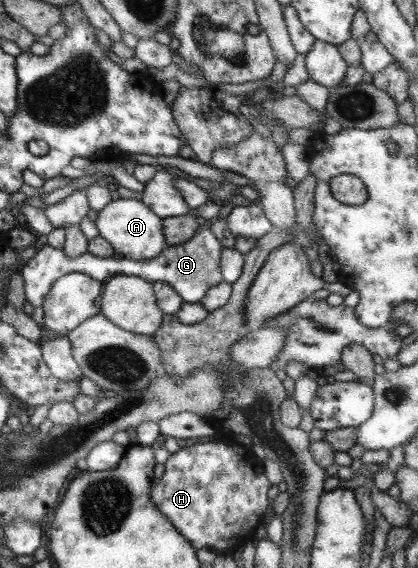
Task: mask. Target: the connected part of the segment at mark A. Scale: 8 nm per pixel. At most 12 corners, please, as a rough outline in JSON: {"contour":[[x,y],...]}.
{"contour":[[119,198],[94,226],[113,253],[145,261],[166,248],[161,220]]}

